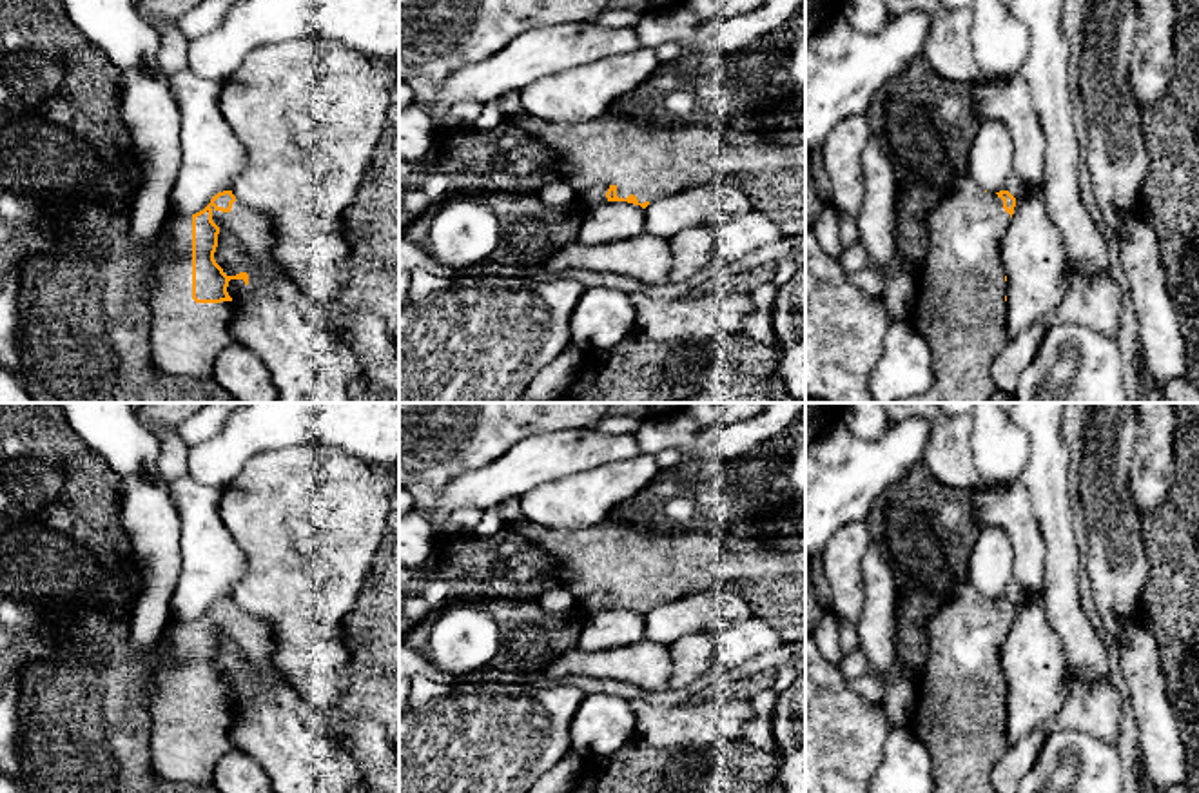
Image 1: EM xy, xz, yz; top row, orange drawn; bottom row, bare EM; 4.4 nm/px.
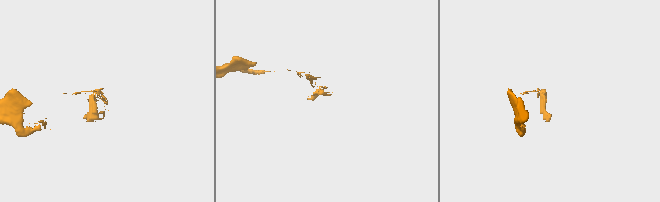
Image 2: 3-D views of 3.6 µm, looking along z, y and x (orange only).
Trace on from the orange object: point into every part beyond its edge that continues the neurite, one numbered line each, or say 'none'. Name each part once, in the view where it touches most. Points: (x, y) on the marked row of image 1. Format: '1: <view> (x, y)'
1: xy (185, 338)

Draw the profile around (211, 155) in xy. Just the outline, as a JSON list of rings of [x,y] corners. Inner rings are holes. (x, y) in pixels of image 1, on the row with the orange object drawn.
[[[189,69],[169,82],[181,113],[181,165],[171,191],[171,207],[180,214],[196,214],[218,192],[230,191],[243,169],[245,151],[223,122],[221,83],[201,80]]]

